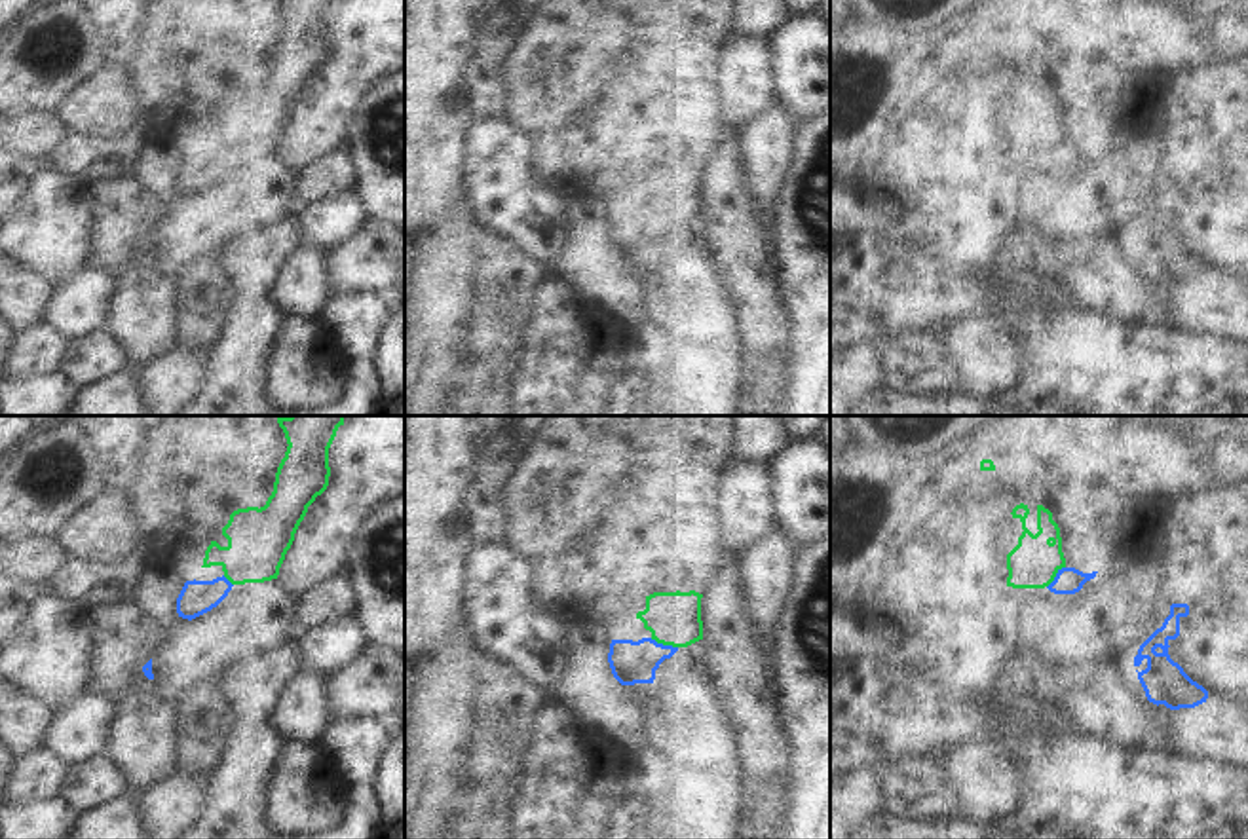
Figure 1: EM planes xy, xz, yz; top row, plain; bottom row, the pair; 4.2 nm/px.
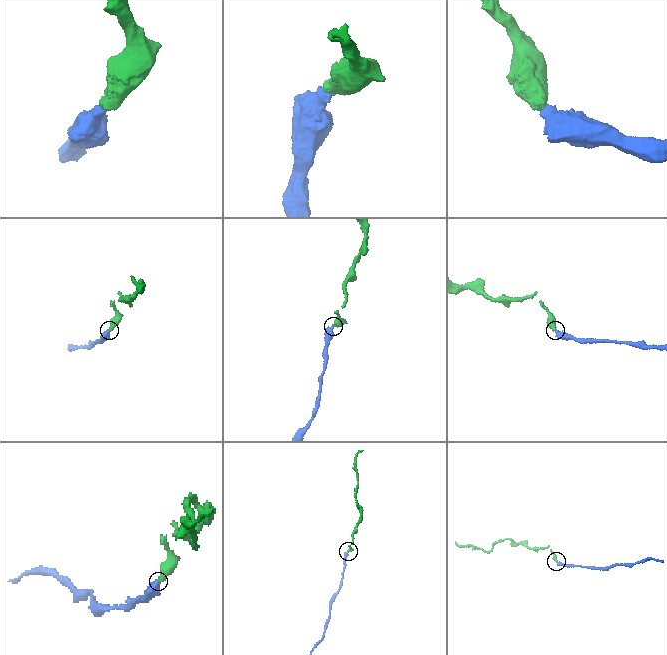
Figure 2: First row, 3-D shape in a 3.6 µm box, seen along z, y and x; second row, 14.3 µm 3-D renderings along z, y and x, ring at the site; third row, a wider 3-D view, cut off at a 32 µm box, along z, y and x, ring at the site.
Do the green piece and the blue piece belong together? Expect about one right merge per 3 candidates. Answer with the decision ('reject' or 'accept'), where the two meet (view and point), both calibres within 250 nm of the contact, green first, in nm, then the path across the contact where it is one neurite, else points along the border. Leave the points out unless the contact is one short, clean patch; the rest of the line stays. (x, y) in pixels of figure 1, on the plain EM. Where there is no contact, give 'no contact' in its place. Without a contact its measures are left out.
accept; meets green in xz at (663, 219); 220 nm thick on the green side, 180 nm on the other; runs through xz (673, 192), (663, 219), (631, 238)

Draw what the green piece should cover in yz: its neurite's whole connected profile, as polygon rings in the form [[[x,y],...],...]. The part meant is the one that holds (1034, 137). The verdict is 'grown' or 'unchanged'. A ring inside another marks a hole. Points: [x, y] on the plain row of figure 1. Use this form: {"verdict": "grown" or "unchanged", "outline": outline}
{"verdict": "grown", "outline": [[[1016,80],[1011,89],[1022,97],[1024,106],[1018,112],[1018,120],[1007,129],[1007,161],[1047,161],[1054,169],[1075,169],[1087,156],[1096,152],[1098,146],[1083,148],[1066,140],[1060,103],[1049,84],[1037,80],[1039,106],[1035,110],[1026,103],[1028,80]]]}

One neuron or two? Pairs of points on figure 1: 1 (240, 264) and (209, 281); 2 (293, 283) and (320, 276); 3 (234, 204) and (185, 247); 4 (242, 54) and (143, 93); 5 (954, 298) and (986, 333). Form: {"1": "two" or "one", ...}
{"1": "two", "2": "one", "3": "one", "4": "one", "5": "two"}

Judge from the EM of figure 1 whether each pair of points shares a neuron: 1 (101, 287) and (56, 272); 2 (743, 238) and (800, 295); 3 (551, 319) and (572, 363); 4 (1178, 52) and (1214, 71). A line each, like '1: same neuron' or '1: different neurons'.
1: different neurons
2: different neurons
3: same neuron
4: different neurons

